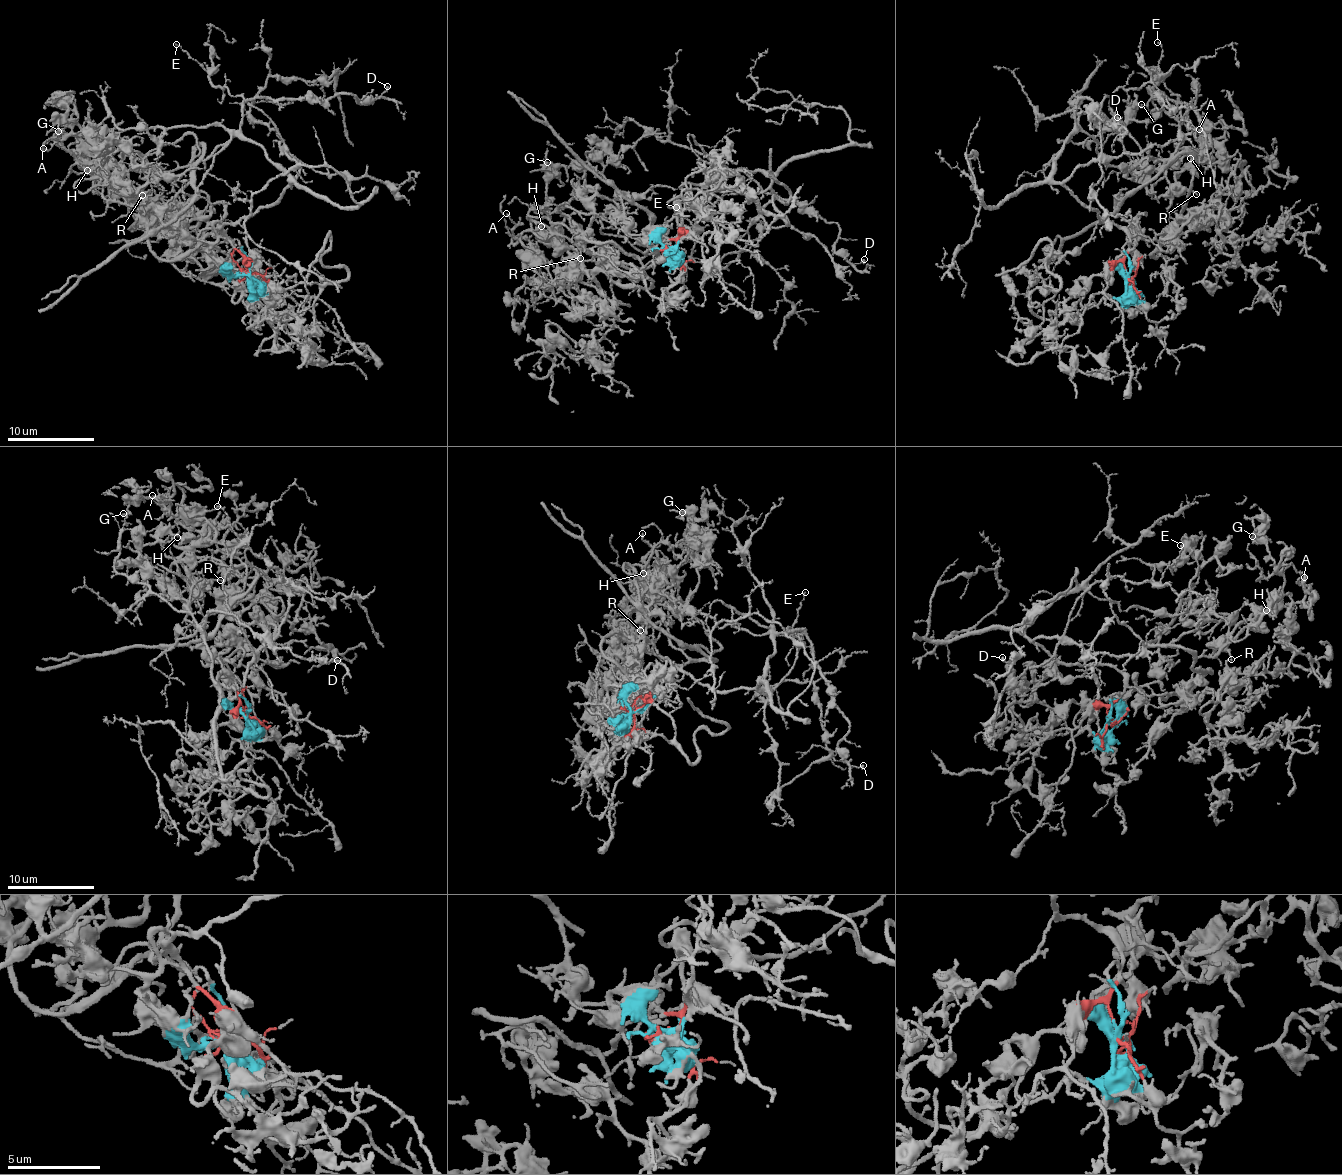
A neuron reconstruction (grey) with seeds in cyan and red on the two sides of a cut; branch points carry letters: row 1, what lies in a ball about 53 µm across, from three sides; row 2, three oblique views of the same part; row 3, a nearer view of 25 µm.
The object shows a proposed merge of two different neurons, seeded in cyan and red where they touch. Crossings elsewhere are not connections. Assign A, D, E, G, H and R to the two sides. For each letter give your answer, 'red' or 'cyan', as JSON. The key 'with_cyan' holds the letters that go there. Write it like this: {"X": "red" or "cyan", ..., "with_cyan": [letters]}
{"A": "cyan", "D": "red", "E": "red", "G": "cyan", "H": "cyan", "R": "cyan", "with_cyan": ["A", "G", "H", "R"]}

